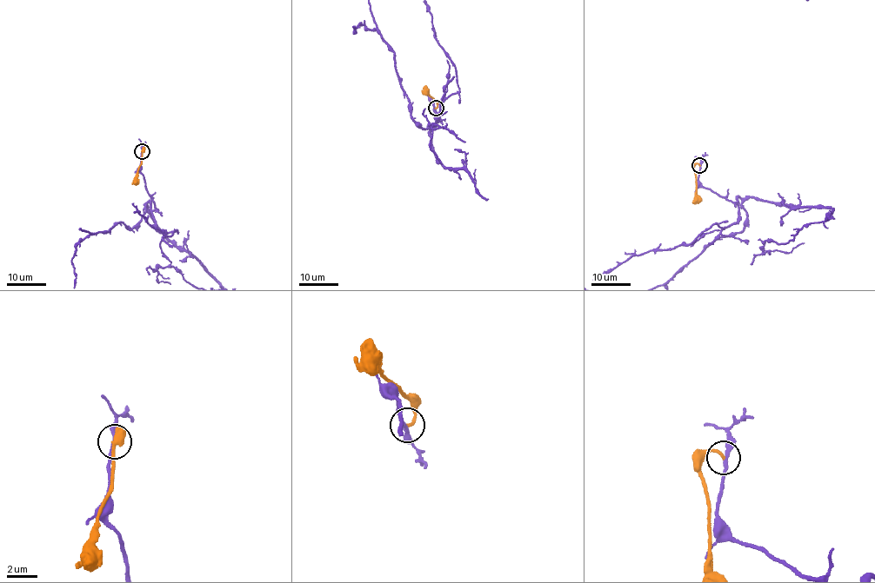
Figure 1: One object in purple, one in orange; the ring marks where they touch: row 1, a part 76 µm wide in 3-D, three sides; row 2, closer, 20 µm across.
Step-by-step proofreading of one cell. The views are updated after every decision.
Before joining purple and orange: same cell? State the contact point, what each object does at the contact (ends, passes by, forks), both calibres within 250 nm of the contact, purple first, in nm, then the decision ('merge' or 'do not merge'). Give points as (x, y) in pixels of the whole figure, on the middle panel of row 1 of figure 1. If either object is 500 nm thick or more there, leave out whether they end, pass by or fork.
place (436, 108); purple passes by; orange ends; calibres 240 and 200 nm; do not merge

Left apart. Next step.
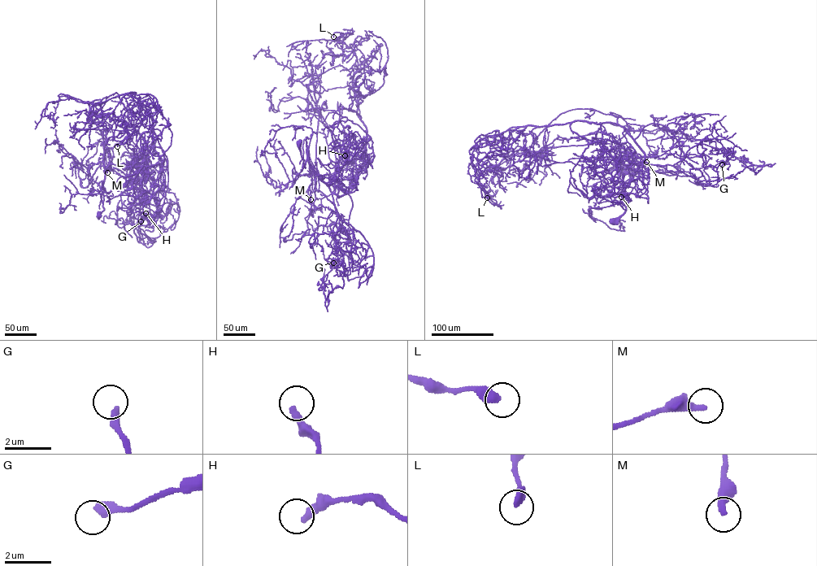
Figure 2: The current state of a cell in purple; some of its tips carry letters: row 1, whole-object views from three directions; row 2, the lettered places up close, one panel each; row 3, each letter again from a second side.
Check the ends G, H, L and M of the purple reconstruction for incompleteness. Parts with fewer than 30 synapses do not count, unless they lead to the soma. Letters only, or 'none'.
M

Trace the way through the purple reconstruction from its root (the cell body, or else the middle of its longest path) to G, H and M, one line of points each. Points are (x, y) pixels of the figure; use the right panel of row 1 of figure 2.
G: (612, 221), (627, 202), (627, 194), (618, 193), (641, 163), (672, 165), (699, 143), (729, 154), (722, 164)
H: (612, 221), (627, 202), (611, 190), (626, 150), (597, 132), (591, 142), (615, 163), (611, 195), (621, 197)
M: (612, 221), (627, 202), (627, 194), (611, 190), (619, 154), (646, 162)

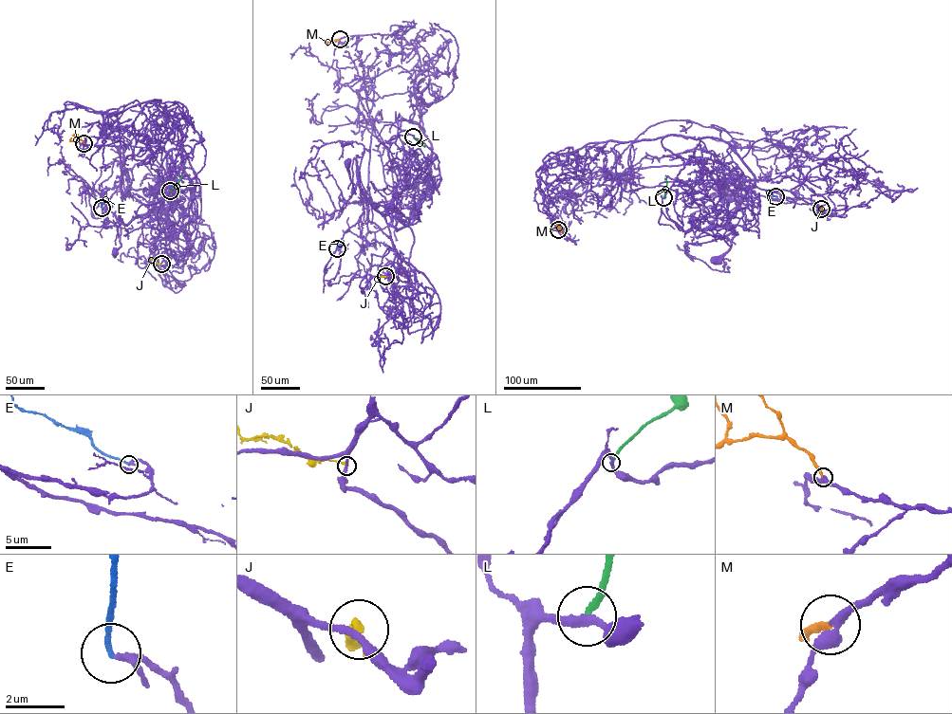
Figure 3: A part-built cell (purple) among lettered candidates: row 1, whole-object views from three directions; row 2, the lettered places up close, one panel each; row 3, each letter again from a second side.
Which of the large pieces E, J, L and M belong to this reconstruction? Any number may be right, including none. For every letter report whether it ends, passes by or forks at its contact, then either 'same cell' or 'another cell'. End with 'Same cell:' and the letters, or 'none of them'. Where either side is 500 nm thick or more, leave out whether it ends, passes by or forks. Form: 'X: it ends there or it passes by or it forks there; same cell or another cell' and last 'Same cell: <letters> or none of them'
E: it ends there; another cell
J: it ends there; another cell
L: it ends there; another cell
M: it ends there; same cell
Same cell: M

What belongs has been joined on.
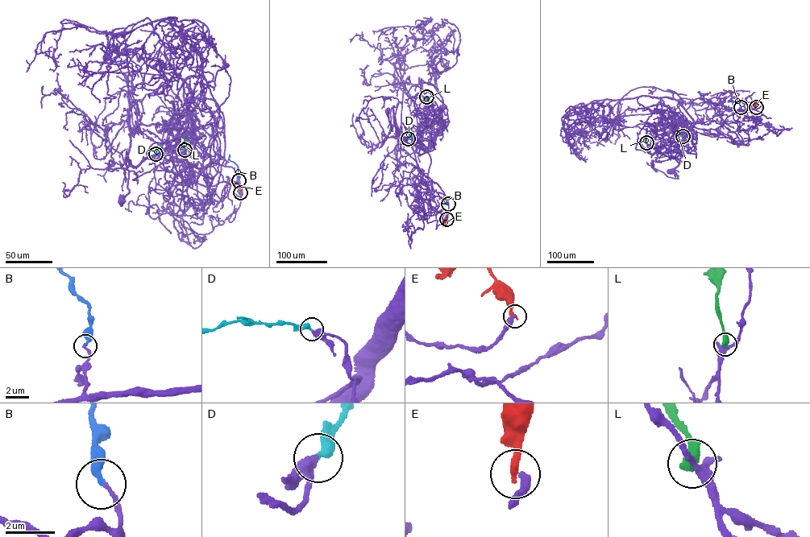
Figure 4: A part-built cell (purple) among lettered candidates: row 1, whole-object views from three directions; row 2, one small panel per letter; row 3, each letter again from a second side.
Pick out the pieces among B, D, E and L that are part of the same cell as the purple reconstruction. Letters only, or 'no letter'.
B, D

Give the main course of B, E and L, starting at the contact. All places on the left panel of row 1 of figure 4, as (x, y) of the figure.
B: (238, 180), (238, 167), (228, 159), (229, 154)
E: (240, 192), (240, 187), (235, 181)
L: (184, 150), (185, 139)

